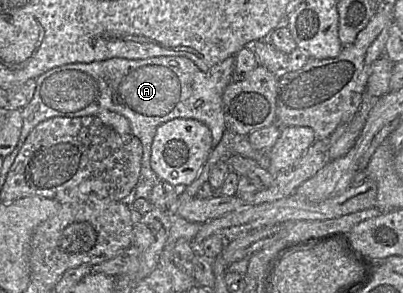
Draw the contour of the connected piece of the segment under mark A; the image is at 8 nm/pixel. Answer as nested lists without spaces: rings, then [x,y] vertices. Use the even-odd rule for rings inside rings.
[[[159,56],[139,60],[111,58],[91,63],[66,64],[53,68],[35,79],[36,89],[34,96],[21,109],[23,126],[18,144],[23,145],[34,127],[52,117],[79,118],[89,115],[97,116],[101,110],[118,113],[129,121],[131,134],[141,141],[143,147],[141,171],[135,186],[135,198],[149,200],[153,187],[159,181],[159,178],[150,166],[151,146],[158,126],[175,118],[197,119],[210,129],[213,147],[218,145],[226,130],[222,95],[225,88],[232,82],[234,65],[235,57],[231,56],[208,71],[202,71],[186,57]]]

